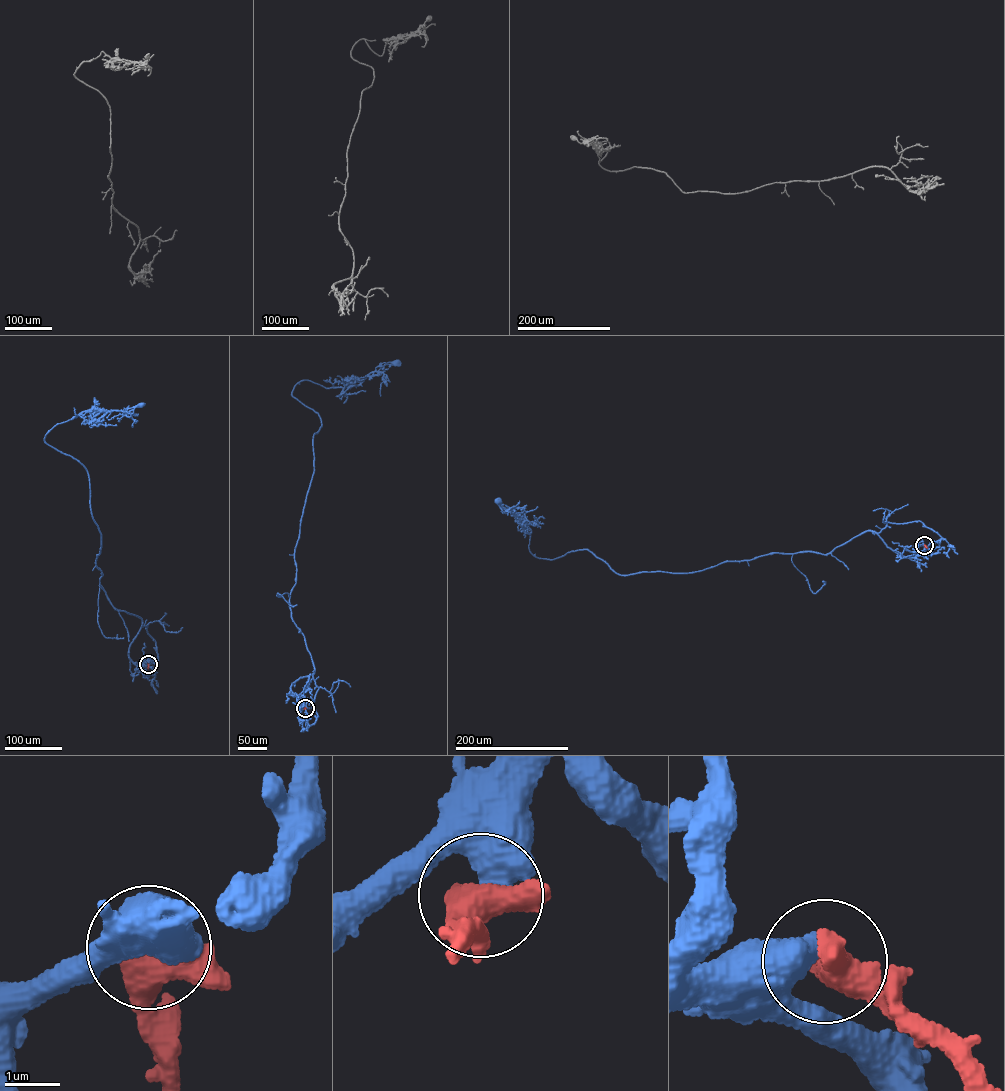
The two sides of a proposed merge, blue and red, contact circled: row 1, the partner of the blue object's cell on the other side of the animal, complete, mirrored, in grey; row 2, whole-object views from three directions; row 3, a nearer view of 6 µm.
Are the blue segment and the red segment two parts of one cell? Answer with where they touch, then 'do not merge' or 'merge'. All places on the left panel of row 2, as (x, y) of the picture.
place (148, 664); do not merge

